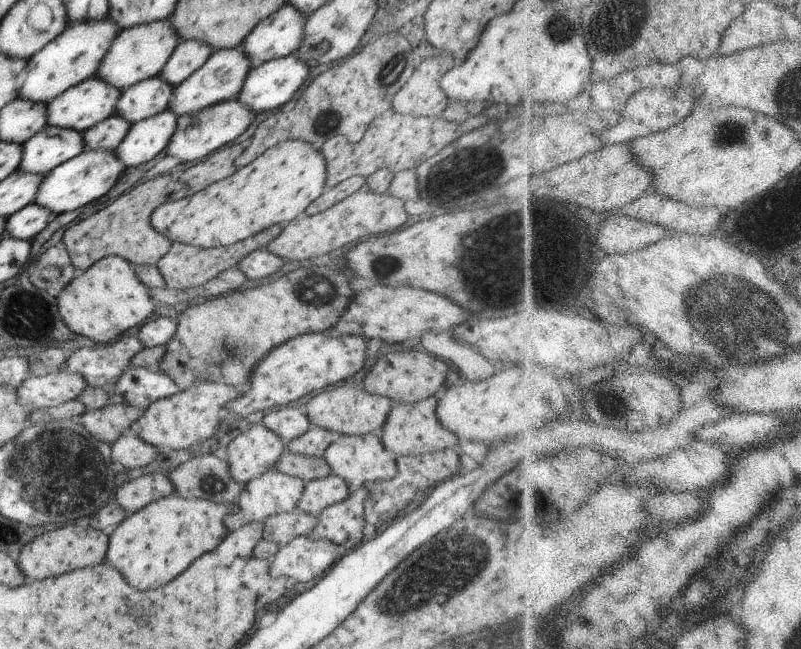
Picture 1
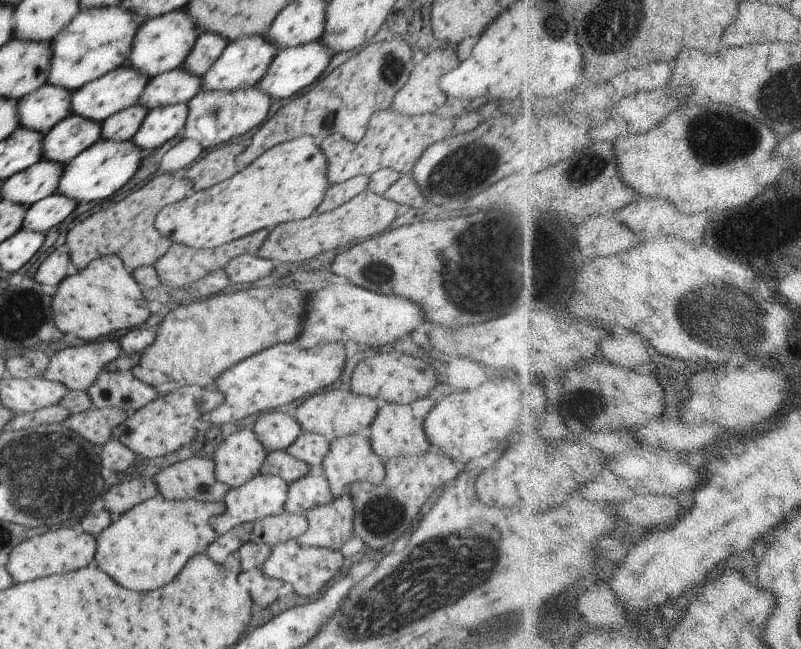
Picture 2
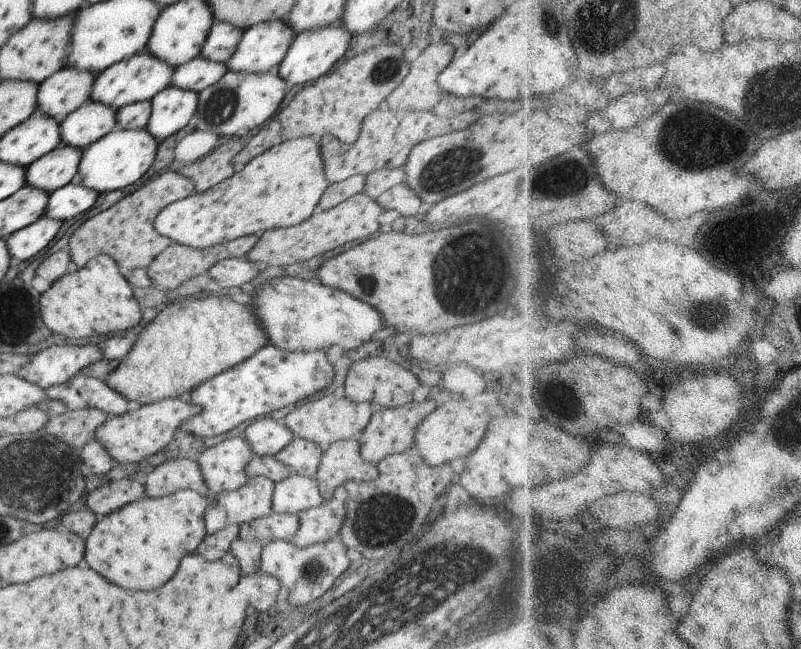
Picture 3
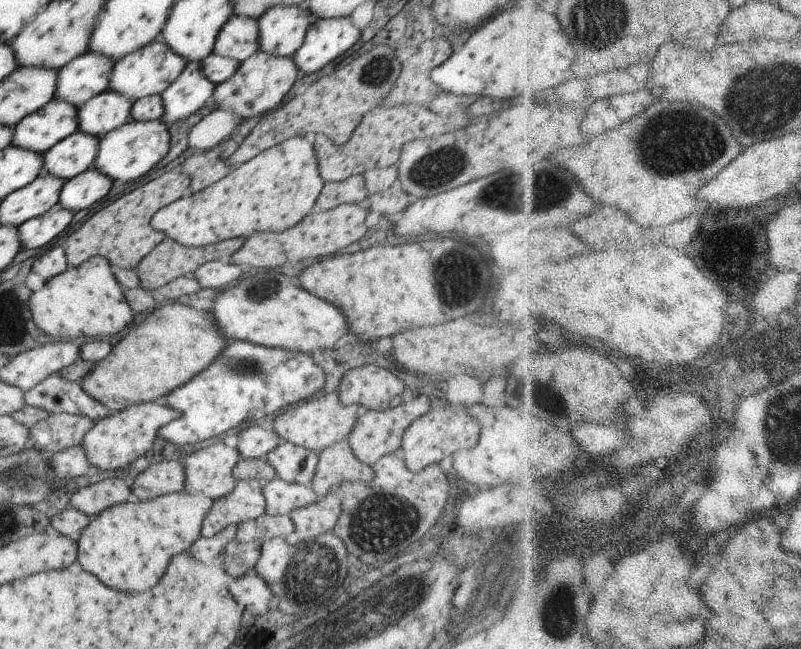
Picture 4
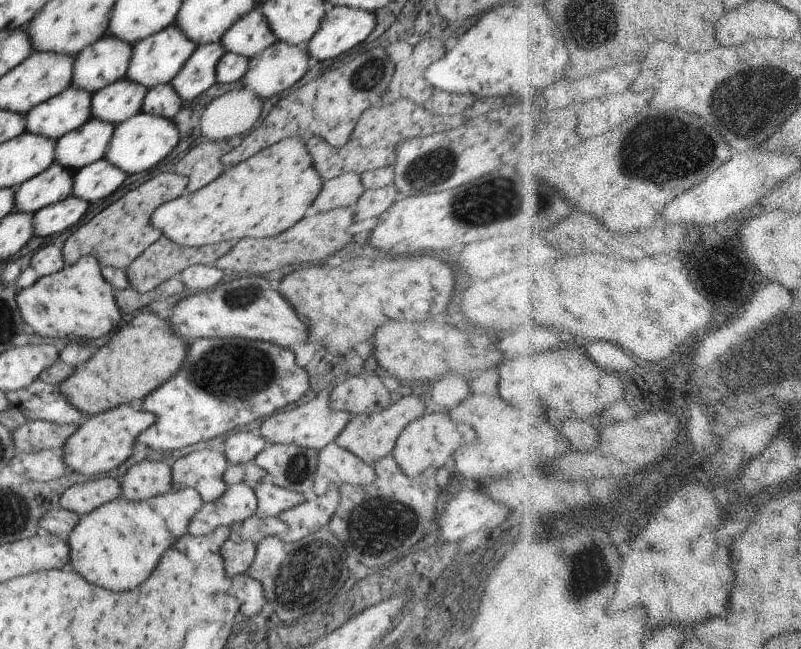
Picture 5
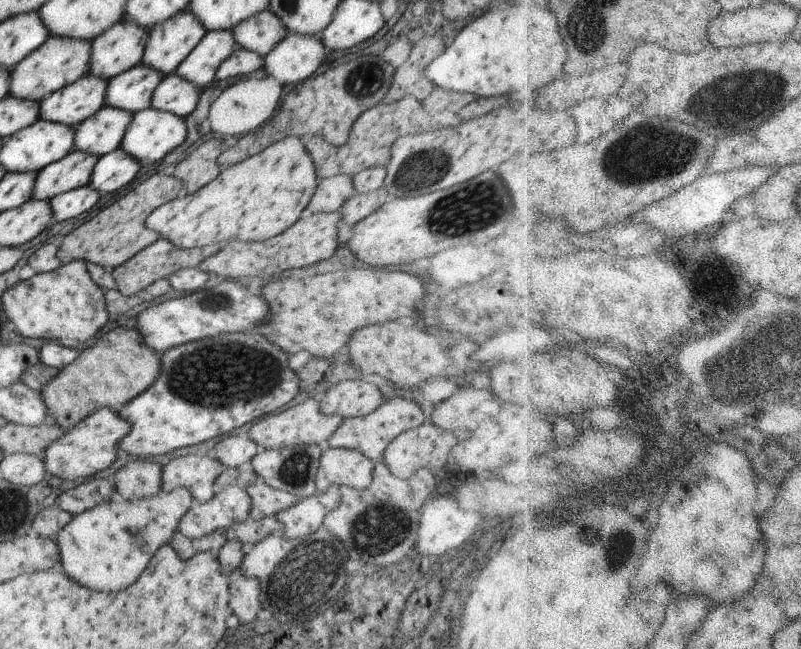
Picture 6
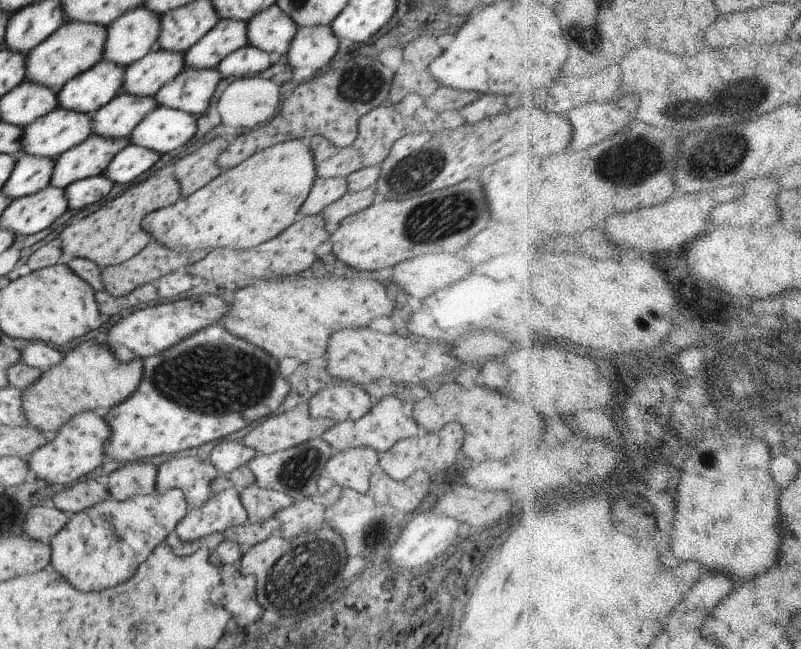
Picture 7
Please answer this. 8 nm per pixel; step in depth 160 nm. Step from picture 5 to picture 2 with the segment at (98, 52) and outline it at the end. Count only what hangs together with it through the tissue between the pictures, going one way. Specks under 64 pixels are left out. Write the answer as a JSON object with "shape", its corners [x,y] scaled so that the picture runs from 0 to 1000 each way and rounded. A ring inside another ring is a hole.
{"shape":[[[55,128],[22,156],[25,193],[50,202],[54,208],[76,185],[90,176],[91,140]]]}

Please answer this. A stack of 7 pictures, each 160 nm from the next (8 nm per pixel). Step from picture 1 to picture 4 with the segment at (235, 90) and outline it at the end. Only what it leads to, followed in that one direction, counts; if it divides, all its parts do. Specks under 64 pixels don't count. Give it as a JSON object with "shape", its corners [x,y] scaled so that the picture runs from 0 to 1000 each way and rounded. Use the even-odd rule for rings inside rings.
{"shape":[[[350,8],[337,12],[330,25],[322,28],[323,34],[323,77],[341,83],[343,88],[366,88],[377,71],[386,40],[392,34],[390,22],[381,8]]]}

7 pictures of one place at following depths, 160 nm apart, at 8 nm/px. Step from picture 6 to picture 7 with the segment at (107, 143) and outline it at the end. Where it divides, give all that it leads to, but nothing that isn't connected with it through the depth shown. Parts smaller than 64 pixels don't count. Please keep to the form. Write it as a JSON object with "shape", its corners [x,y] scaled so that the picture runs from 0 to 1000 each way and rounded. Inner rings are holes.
{"shape":[[[152,142],[115,180],[115,208],[132,213],[157,213],[172,188],[187,176],[197,157],[192,148],[165,148]]]}

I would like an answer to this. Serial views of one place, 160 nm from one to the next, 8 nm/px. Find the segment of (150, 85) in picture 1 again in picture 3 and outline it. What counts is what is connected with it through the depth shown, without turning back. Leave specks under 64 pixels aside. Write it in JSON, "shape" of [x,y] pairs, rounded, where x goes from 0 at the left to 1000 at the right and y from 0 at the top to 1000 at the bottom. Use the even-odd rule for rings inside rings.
{"shape":[[[247,86],[218,105],[212,131],[220,137],[251,143],[270,129],[285,109],[282,97]]]}

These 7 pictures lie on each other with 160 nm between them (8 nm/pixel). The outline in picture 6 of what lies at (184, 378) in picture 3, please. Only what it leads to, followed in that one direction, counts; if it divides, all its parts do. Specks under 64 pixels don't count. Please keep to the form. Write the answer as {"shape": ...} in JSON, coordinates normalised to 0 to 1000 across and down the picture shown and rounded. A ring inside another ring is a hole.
{"shape":[[[161,502],[147,504],[127,515],[117,533],[105,536],[105,542],[96,549],[85,564],[62,584],[50,602],[56,622],[61,649],[76,664],[86,664],[96,650],[115,638],[119,632],[136,629],[147,635],[156,622],[177,607],[190,595],[201,570],[201,545],[179,532],[177,516]]]}

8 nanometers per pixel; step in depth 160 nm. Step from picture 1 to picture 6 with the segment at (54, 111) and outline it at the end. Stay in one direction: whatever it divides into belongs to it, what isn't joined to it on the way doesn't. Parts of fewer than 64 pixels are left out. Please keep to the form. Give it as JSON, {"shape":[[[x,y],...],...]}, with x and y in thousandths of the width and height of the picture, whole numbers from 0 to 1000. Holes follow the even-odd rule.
{"shape":[[[232,12],[226,20],[208,28],[205,34],[186,45],[177,97],[189,102],[189,106],[202,109],[206,117],[217,114],[221,102],[242,77],[258,49],[258,43],[248,32],[248,28]]]}

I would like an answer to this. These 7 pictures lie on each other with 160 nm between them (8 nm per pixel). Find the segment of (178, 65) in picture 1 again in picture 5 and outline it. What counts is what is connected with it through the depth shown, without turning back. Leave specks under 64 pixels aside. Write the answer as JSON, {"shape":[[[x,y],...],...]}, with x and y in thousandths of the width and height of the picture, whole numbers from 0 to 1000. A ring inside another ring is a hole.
{"shape":[[[325,6],[300,26],[277,54],[275,65],[283,80],[313,91],[346,63]]]}

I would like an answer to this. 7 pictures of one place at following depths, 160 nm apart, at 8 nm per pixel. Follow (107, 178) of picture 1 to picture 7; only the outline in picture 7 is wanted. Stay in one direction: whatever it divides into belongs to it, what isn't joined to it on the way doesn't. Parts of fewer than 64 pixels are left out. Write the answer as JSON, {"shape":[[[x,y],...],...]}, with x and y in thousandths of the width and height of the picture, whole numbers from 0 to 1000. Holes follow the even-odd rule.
{"shape":[[[199,163],[182,176],[165,200],[162,223],[192,231],[200,240],[217,234],[243,211],[245,188],[246,182],[235,173]]]}

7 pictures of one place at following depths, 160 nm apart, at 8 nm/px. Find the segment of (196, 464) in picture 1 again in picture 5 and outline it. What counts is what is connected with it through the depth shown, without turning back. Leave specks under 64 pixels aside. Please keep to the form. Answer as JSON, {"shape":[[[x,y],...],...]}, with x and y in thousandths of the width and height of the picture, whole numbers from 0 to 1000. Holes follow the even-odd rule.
{"shape":[[[176,710],[162,718],[152,737],[152,764],[164,772],[182,770],[215,755],[215,726],[205,710]]]}

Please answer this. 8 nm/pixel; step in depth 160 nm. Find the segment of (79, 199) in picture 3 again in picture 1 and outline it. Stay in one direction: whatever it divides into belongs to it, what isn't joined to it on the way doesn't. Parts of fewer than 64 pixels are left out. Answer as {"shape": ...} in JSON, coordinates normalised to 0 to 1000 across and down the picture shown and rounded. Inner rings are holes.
{"shape":[[[37,313],[9,336],[7,364],[37,370],[52,357],[67,333],[62,322]]]}

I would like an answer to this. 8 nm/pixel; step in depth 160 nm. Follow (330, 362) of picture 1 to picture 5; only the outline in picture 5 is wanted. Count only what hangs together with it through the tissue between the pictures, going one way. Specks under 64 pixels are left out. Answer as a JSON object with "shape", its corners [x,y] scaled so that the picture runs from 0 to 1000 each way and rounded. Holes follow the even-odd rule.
{"shape":[[[250,522],[233,533],[231,556],[226,567],[203,593],[185,606],[171,624],[175,632],[194,639],[195,649],[179,663],[169,675],[169,681],[180,684],[190,693],[205,693],[207,698],[247,681],[260,686],[267,681],[271,672],[280,673],[288,663],[307,656],[325,644],[331,646],[345,636],[345,632],[351,633],[357,626],[367,624],[367,619],[382,609],[385,595],[385,575],[372,564],[368,545],[362,536],[312,522]]]}

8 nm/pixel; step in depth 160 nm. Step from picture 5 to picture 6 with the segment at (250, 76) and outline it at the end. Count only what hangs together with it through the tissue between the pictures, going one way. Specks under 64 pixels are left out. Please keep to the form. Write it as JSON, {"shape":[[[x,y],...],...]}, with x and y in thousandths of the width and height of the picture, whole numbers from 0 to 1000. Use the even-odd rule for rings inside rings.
{"shape":[[[360,49],[332,85],[331,102],[336,117],[353,133],[373,129],[387,120],[414,77],[400,59]]]}

